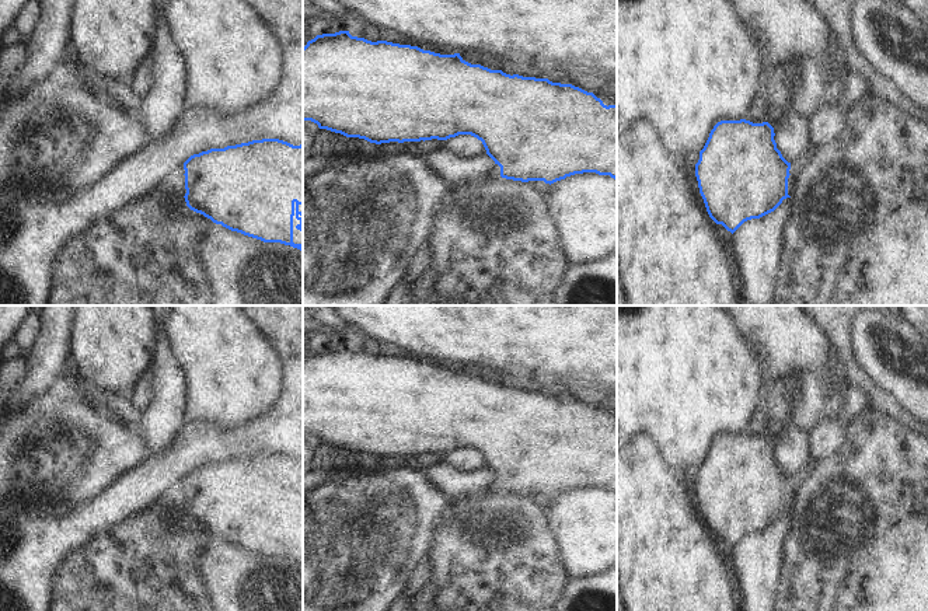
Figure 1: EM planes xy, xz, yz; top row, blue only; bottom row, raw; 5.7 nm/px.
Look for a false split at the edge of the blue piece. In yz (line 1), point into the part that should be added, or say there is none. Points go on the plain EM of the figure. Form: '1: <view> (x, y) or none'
1: yz (799, 477)

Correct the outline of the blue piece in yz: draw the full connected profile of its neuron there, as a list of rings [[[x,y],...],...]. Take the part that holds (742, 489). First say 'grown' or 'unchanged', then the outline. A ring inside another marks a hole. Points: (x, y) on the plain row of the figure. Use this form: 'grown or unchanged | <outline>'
grown | [[[746,433],[721,434],[709,447],[695,478],[700,507],[709,531],[732,548],[747,534],[774,526],[788,509],[788,492],[796,492],[816,469],[810,461],[793,476],[788,476],[777,462],[774,441],[768,436],[753,437]]]

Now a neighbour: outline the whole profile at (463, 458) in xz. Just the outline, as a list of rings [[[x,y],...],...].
[[[458,448],[444,454],[444,462],[457,471],[477,471],[486,467],[482,455],[471,448]]]

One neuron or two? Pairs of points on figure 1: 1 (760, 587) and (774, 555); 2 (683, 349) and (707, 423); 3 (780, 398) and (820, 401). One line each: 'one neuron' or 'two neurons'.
1: one neuron
2: one neuron
3: two neurons

